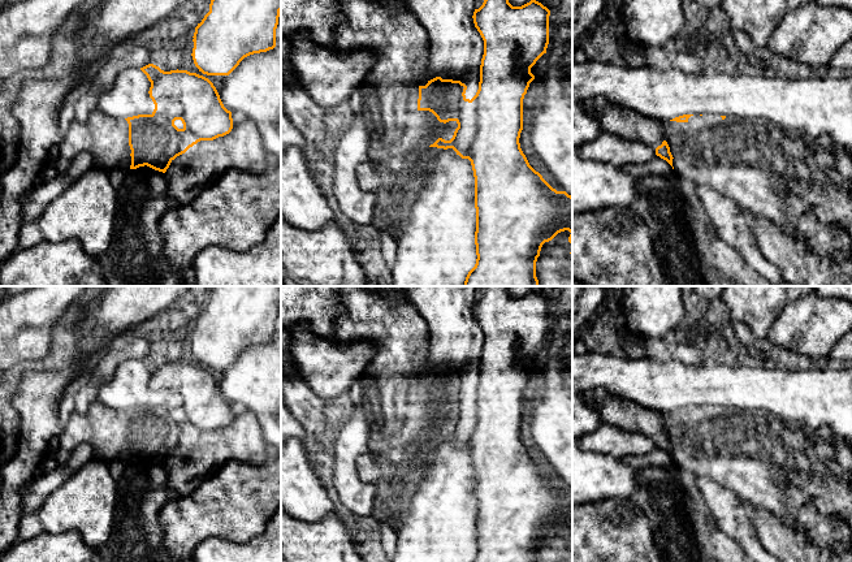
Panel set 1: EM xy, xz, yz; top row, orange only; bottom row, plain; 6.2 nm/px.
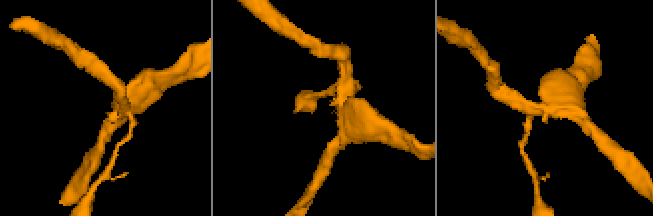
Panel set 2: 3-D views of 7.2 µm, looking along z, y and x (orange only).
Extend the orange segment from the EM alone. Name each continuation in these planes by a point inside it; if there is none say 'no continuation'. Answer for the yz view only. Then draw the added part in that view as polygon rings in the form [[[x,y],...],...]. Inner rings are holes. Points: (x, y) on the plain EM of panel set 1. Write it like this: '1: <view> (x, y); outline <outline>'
no continuation

